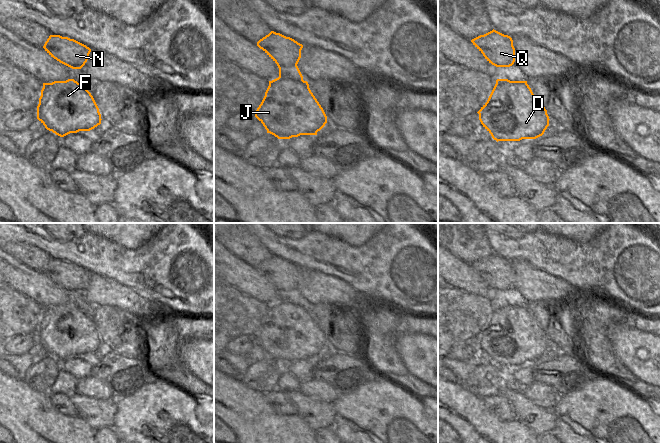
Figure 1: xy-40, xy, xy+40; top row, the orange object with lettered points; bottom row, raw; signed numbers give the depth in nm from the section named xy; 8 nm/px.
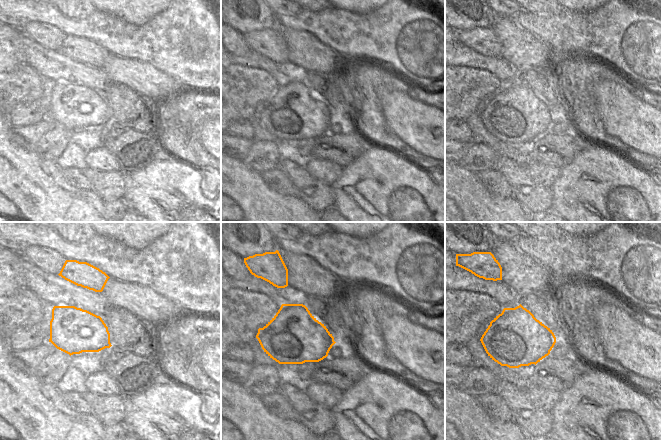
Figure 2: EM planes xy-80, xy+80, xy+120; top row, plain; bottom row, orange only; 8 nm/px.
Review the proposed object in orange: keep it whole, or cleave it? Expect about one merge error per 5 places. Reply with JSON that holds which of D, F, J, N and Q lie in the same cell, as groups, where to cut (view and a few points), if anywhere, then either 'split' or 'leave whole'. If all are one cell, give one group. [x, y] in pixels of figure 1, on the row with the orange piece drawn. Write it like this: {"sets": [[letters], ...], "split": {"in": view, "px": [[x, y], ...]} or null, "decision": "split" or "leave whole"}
{"sets": [["D", "F", "J"], ["N", "Q"]], "split": {"in": "xy", "px": [[279, 76], [302, 79]]}, "decision": "split"}

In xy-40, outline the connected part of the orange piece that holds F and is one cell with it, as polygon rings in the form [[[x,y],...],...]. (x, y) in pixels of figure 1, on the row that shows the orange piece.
[[[74,79],[43,83],[37,119],[60,137],[90,131],[102,120],[91,93]]]

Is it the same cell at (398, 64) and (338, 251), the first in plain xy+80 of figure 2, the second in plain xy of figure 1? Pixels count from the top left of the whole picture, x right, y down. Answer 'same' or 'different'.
same

